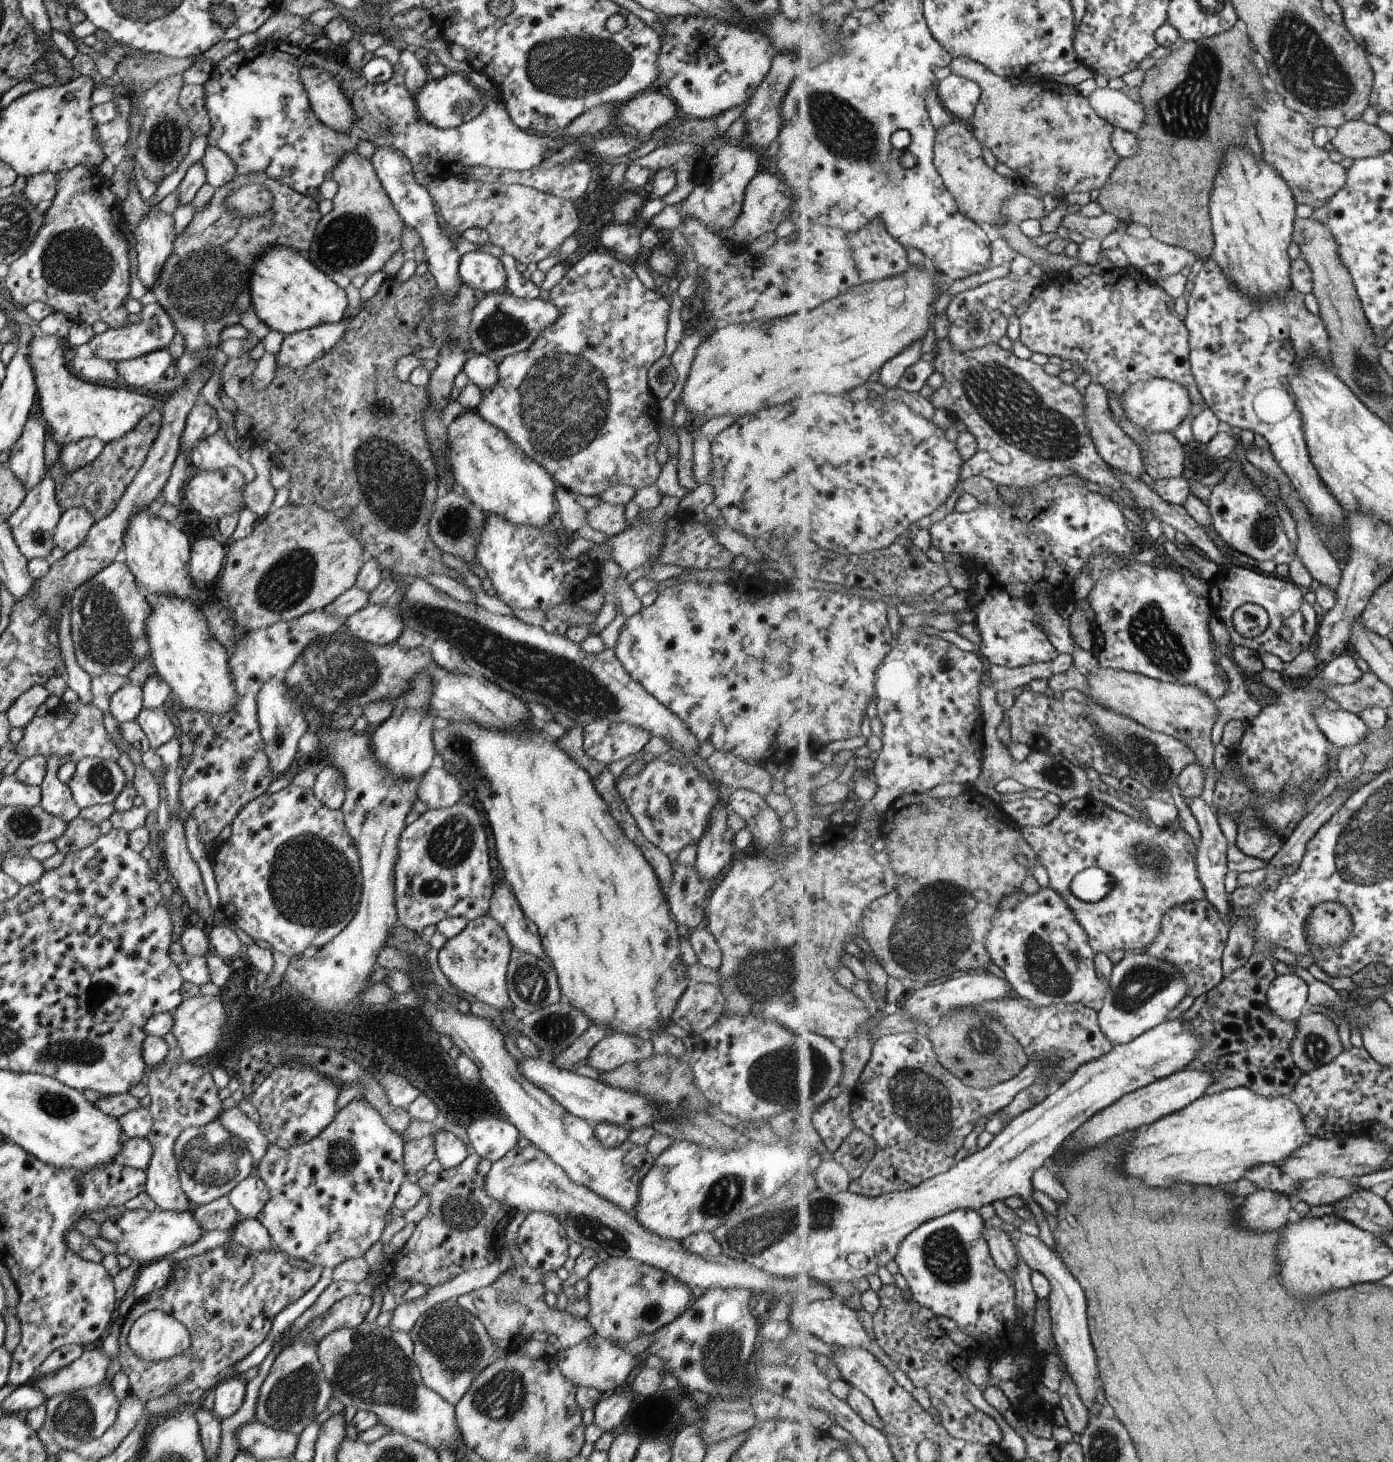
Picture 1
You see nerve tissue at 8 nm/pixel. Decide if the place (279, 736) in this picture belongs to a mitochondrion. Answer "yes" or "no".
yes

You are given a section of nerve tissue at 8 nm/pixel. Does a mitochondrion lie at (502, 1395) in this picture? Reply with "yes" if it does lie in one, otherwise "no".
yes

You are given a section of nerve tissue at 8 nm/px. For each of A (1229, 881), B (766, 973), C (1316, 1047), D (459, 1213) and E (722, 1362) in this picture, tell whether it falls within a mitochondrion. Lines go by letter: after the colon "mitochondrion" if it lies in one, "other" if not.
A: other
B: mitochondrion
C: mitochondrion
D: mitochondrion
E: mitochondrion

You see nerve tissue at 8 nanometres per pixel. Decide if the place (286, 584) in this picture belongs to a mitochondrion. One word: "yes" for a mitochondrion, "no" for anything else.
yes

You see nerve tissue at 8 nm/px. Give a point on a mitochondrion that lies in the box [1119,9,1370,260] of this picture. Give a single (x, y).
(1183, 111)

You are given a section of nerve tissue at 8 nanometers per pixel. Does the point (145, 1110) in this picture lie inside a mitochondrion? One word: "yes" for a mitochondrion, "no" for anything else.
no

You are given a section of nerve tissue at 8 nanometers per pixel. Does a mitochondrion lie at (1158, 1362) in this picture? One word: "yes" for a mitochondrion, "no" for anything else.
no

